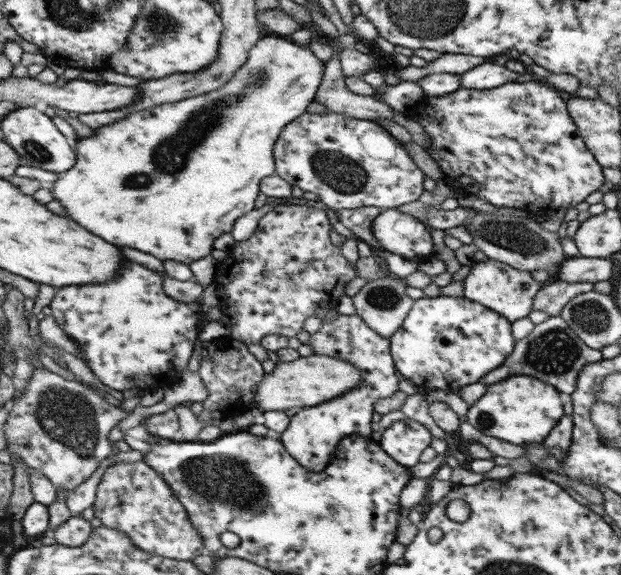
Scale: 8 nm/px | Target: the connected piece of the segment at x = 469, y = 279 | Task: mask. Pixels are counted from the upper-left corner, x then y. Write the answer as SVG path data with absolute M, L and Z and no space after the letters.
M487 259L485 262L470 261L468 264L471 266L471 270L462 280L463 297L493 310L495 314L503 316L507 322L513 323L515 320L528 316L532 310L533 295L541 288L529 272L515 270L507 264L492 259Z

